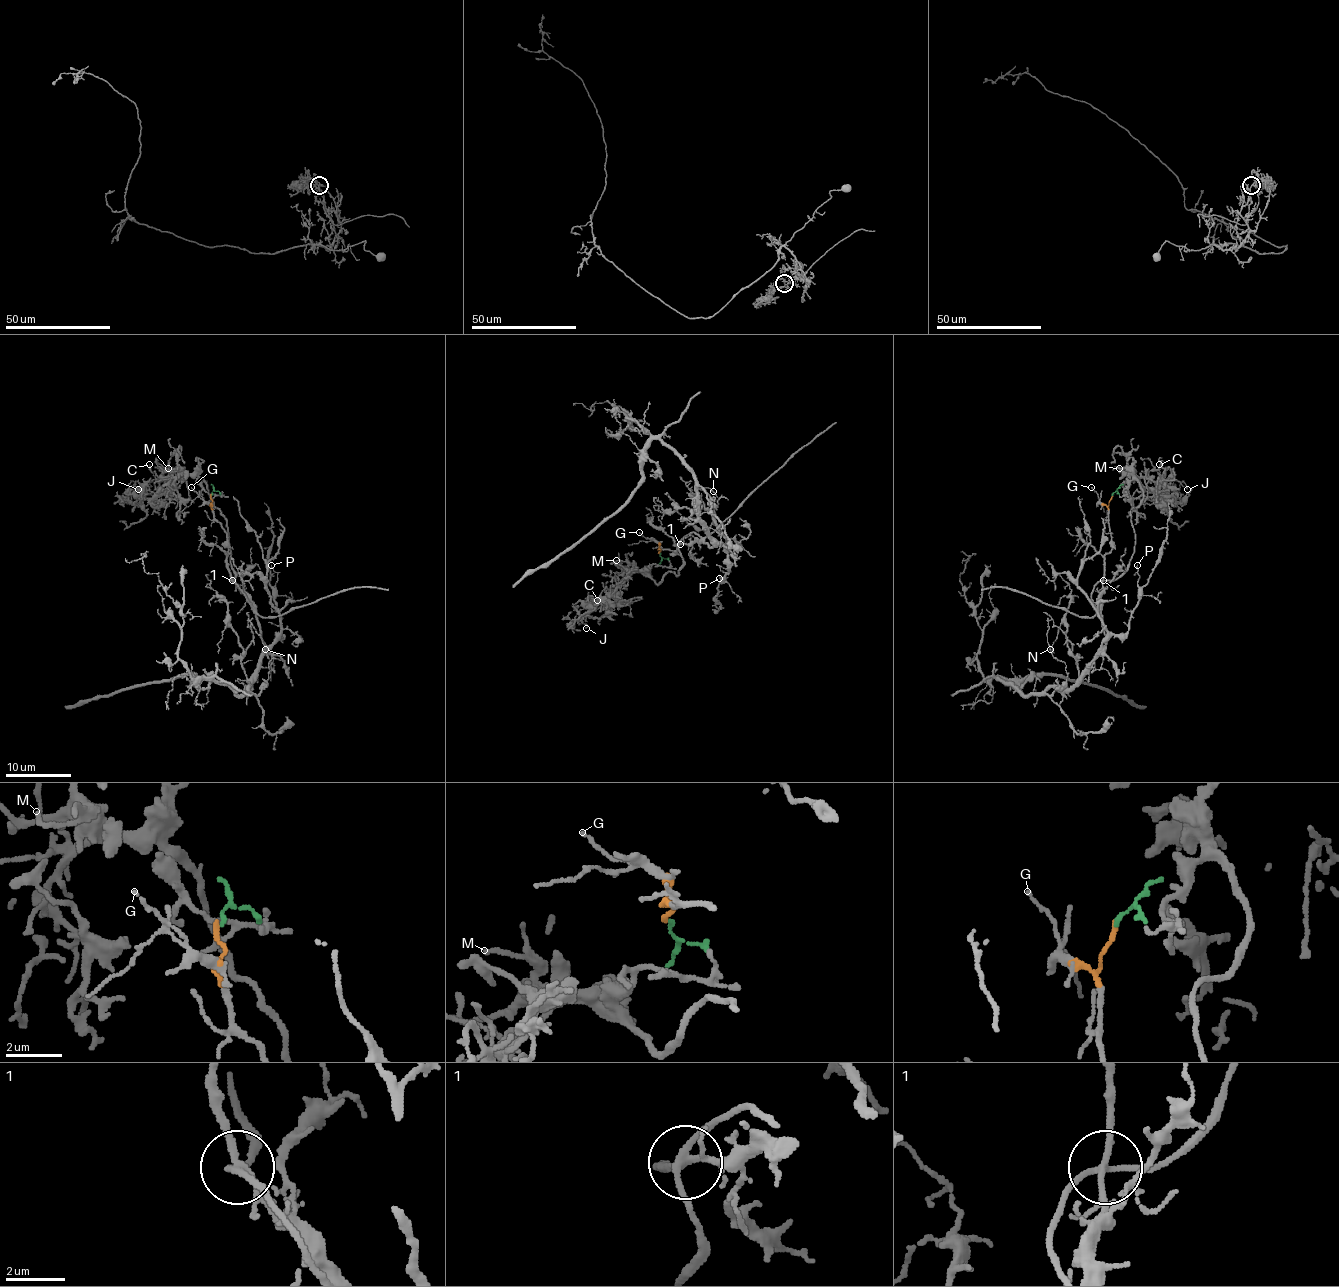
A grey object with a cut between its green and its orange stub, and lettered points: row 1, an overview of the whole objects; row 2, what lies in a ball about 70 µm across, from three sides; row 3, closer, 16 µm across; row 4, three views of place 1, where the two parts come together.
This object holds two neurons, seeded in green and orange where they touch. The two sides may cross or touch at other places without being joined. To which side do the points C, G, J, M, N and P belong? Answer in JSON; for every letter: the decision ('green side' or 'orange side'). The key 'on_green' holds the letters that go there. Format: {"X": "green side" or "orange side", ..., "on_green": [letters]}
{"C": "green side", "G": "orange side", "J": "green side", "M": "green side", "N": "orange side", "P": "orange side", "on_green": ["C", "J", "M"]}

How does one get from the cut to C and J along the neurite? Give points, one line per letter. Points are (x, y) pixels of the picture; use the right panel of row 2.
C: (1113, 494), (1118, 491), (1126, 496), (1123, 492), (1131, 476), (1160, 481), (1159, 465)
J: (1113, 494), (1126, 496), (1131, 476), (1159, 497), (1178, 502), (1180, 484), (1186, 489)

